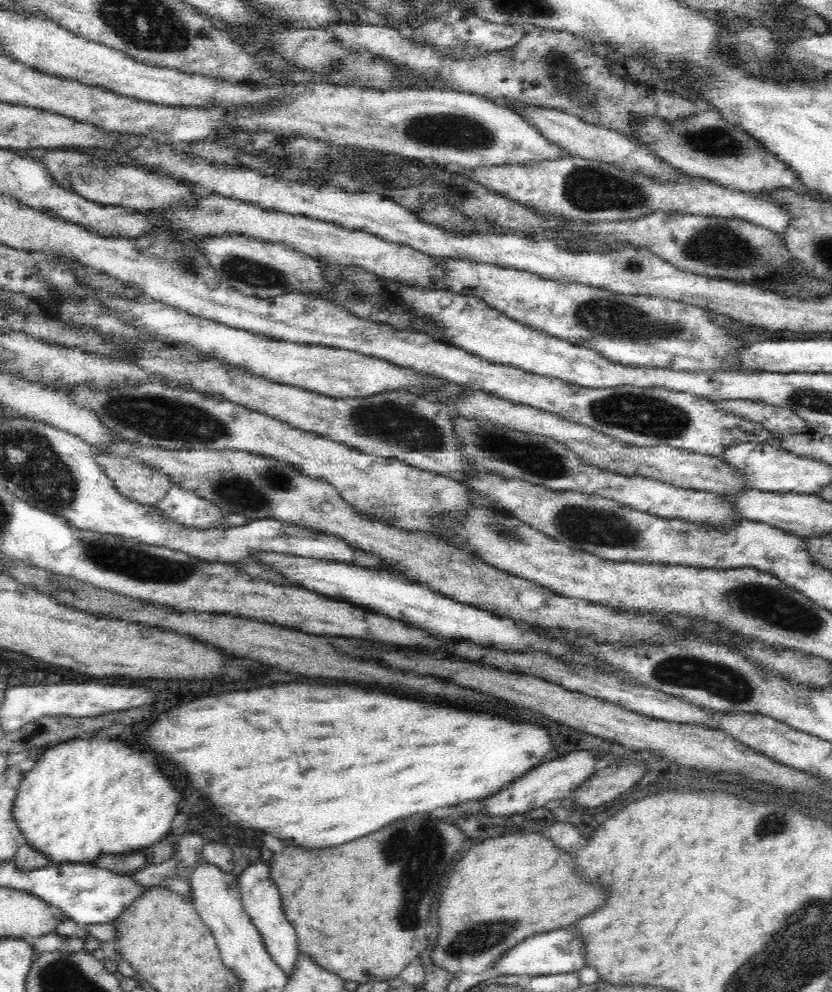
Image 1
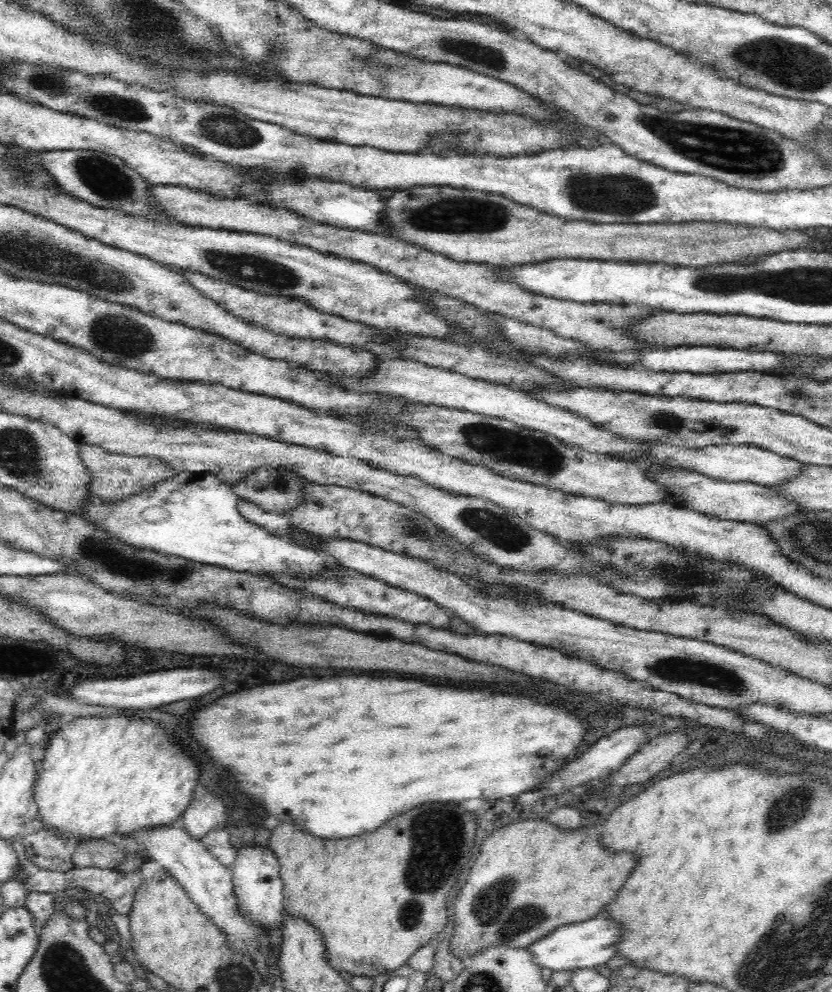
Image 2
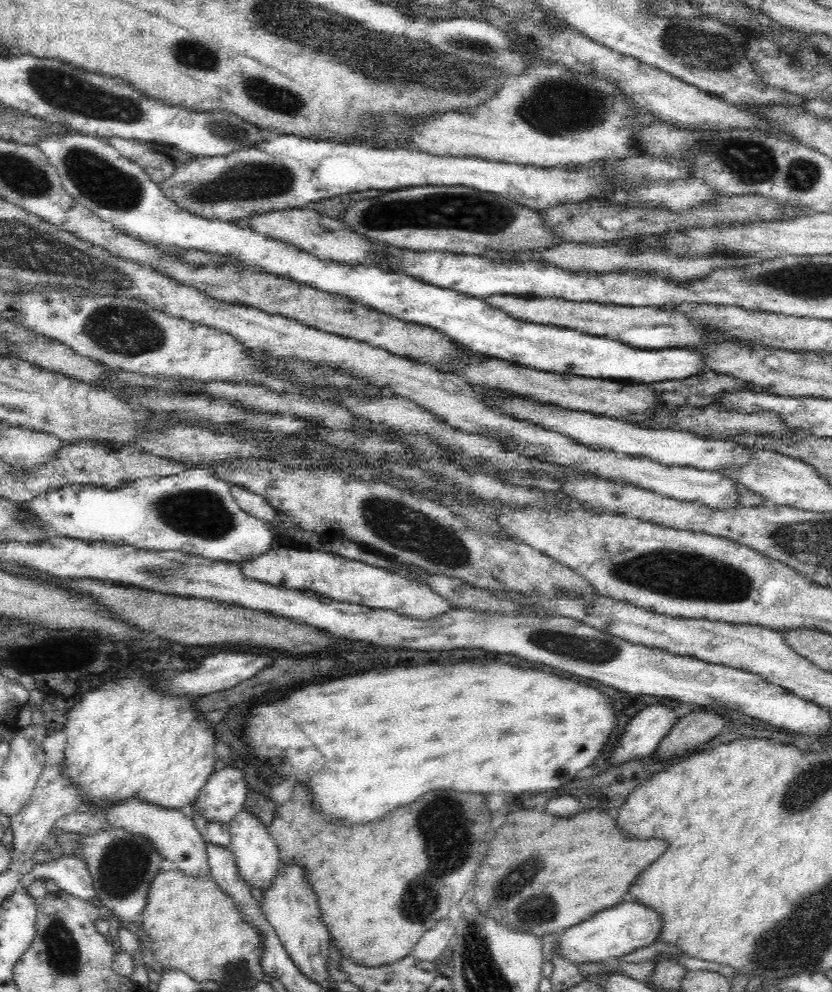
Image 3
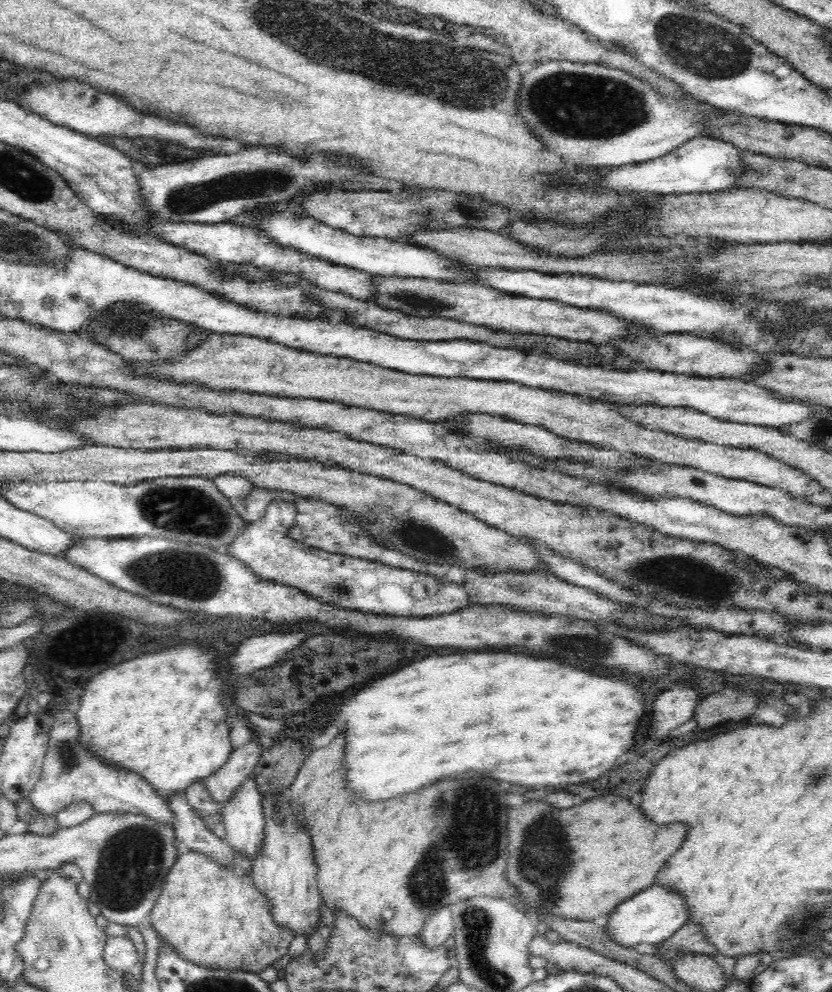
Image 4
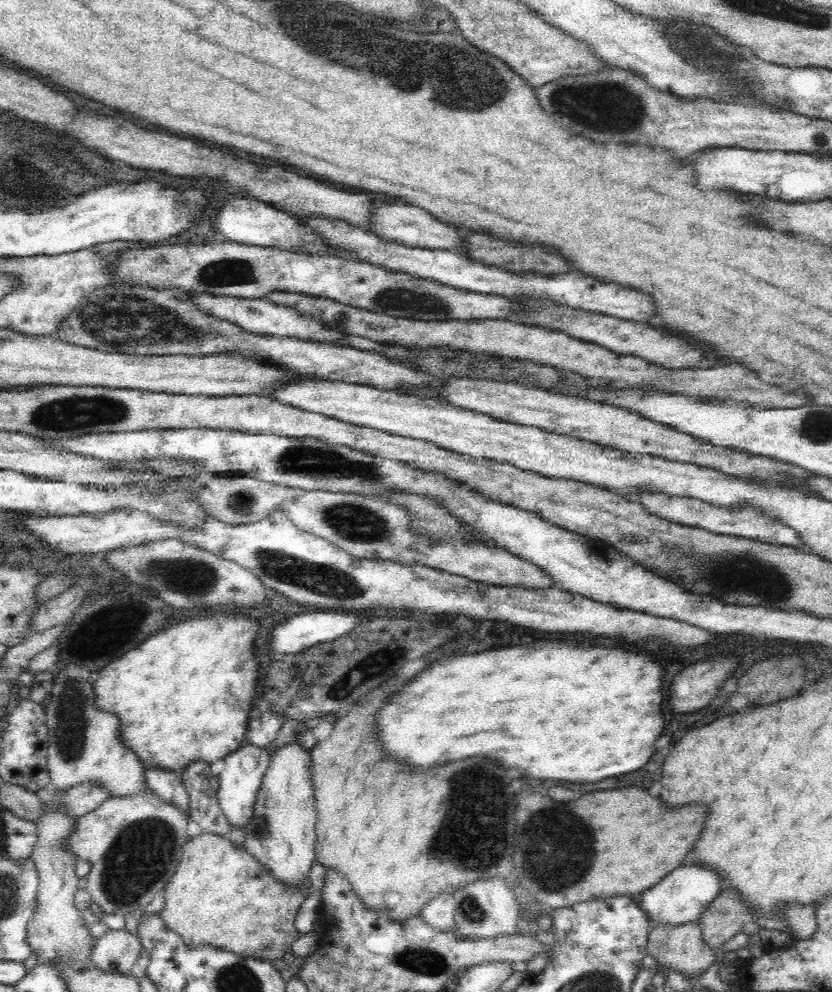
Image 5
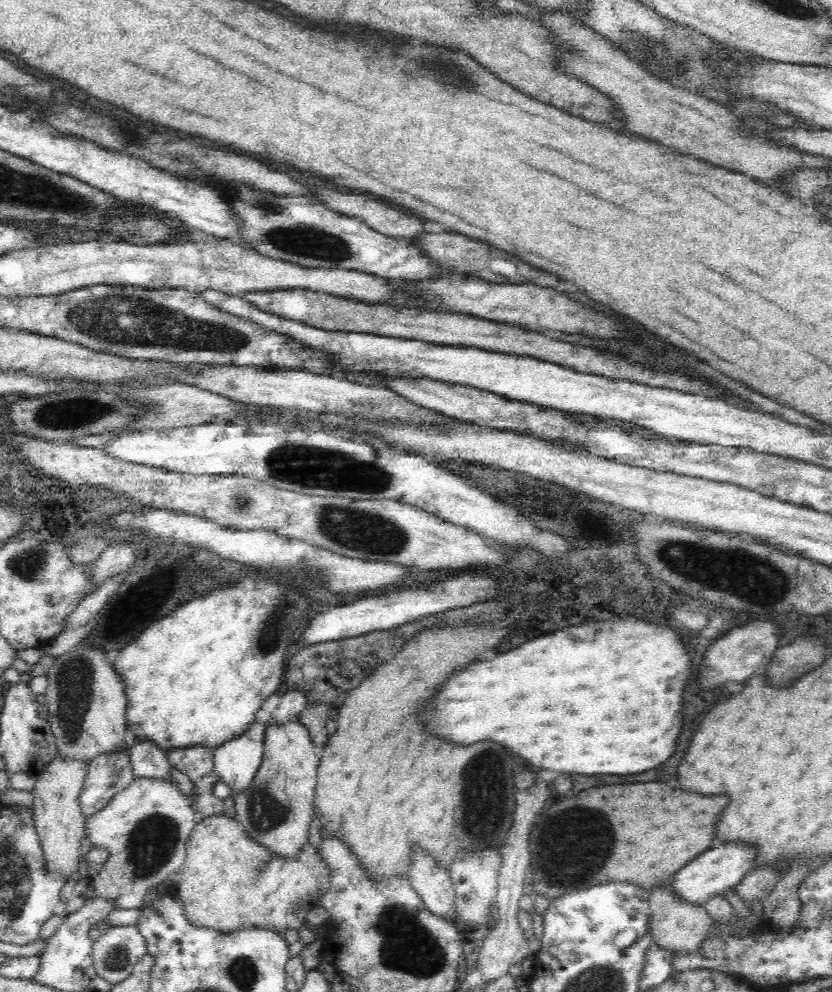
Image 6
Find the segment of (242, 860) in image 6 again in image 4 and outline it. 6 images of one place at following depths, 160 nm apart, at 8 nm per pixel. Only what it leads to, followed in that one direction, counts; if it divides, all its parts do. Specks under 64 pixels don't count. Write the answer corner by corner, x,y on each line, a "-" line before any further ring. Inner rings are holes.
185,849
180,851
173,868
166,874
161,893
156,898
149,916
161,942
169,943
183,959
201,967
251,971
256,974
274,961
281,960
294,939
289,928
278,927
273,922
272,904
254,886
251,876
226,870
226,867
214,863
208,856

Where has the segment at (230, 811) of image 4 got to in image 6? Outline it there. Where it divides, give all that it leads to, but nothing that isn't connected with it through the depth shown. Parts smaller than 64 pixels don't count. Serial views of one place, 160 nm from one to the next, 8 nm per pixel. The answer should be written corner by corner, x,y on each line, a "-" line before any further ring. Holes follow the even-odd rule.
251,724
251,727
234,740
225,742
222,746
215,747
213,750
213,765
214,772
219,776
218,780
228,790
230,790
233,801
239,797
240,792
247,790
254,782
255,774
258,772
261,765
264,752
264,737
267,724

